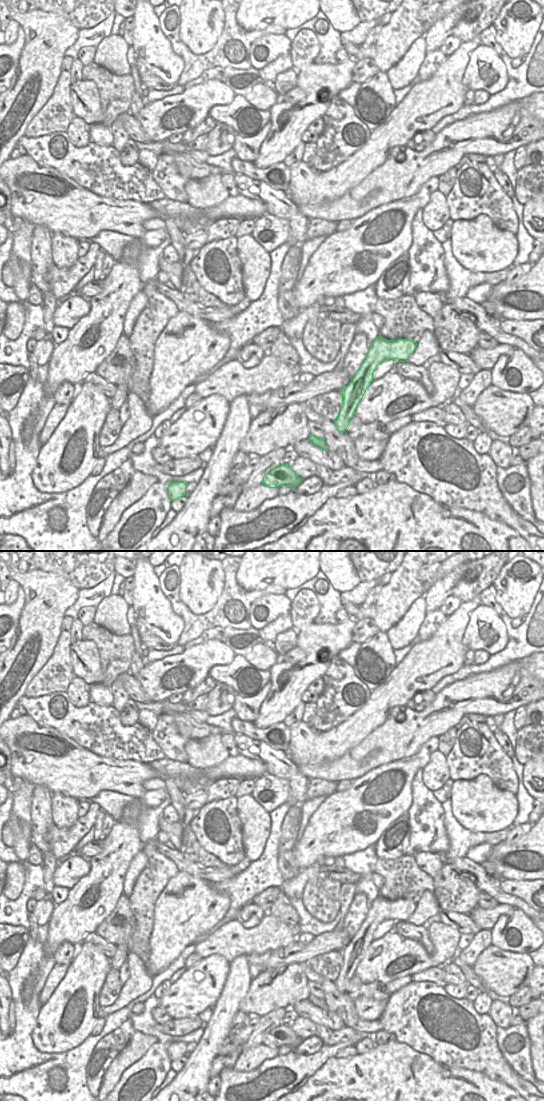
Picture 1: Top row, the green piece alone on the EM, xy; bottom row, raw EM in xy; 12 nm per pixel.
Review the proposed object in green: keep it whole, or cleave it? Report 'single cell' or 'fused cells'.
single cell

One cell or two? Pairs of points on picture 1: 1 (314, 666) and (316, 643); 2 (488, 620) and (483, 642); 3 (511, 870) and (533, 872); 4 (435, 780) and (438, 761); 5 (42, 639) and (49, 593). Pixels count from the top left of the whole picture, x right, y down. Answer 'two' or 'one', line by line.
1: one
2: one
3: one
4: one
5: one

